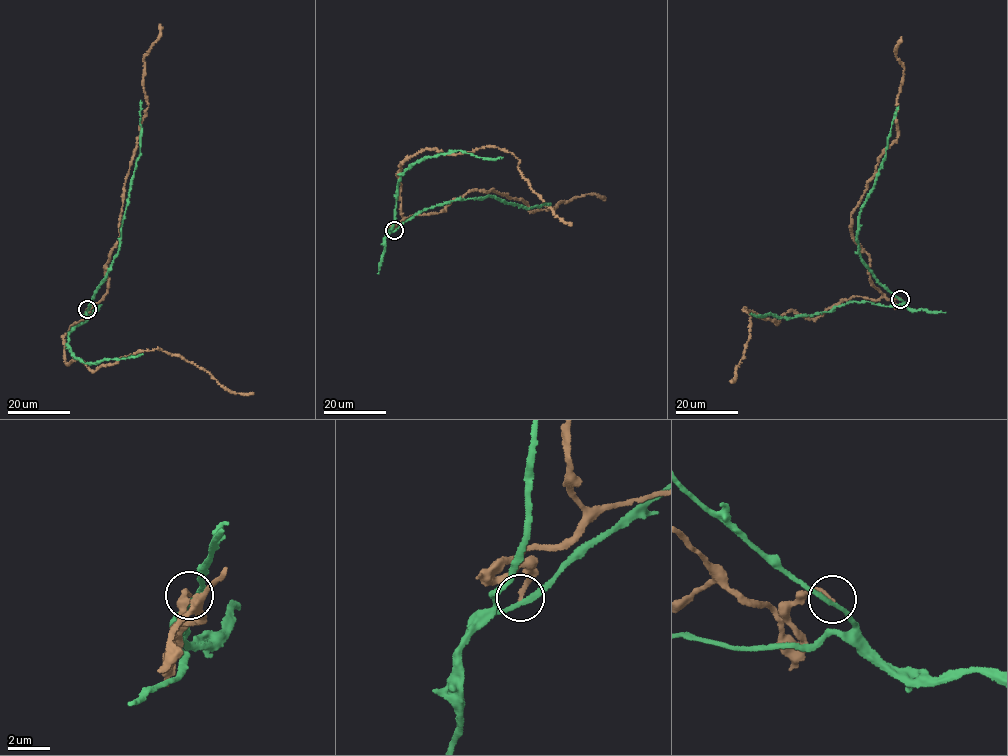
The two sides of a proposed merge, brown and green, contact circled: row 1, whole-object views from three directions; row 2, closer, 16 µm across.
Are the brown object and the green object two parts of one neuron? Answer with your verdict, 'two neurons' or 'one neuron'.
two neurons

